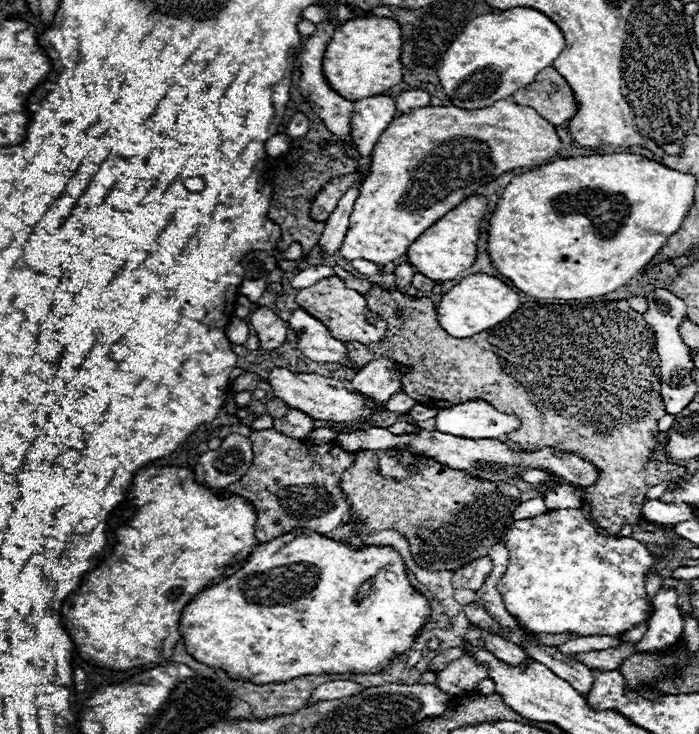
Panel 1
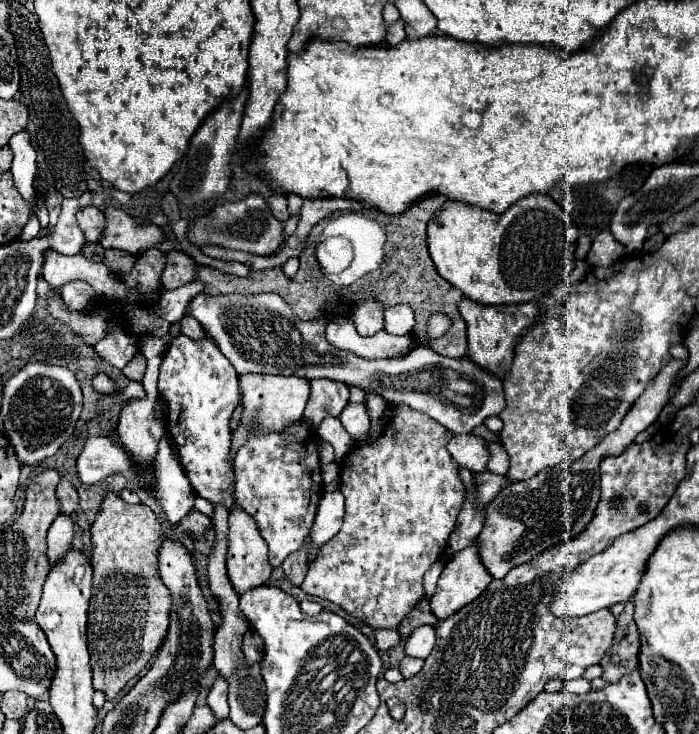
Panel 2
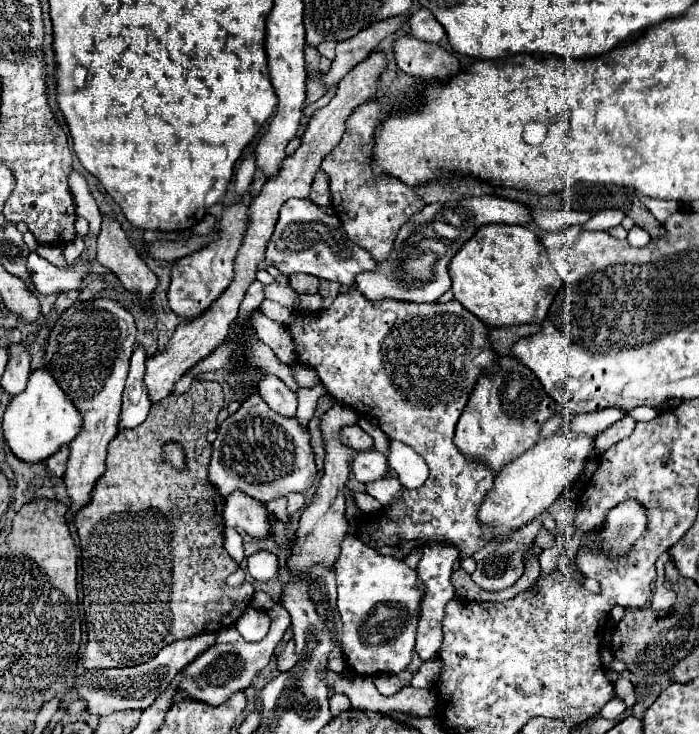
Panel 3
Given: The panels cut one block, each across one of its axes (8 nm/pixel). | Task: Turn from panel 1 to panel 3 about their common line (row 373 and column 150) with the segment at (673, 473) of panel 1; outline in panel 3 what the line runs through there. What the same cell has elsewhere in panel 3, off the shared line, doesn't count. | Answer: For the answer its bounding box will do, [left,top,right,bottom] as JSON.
[74,380,254,670]

